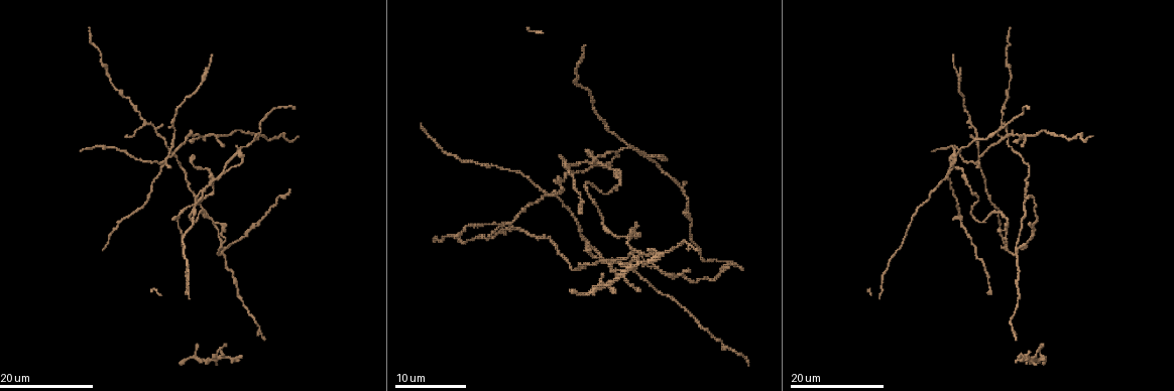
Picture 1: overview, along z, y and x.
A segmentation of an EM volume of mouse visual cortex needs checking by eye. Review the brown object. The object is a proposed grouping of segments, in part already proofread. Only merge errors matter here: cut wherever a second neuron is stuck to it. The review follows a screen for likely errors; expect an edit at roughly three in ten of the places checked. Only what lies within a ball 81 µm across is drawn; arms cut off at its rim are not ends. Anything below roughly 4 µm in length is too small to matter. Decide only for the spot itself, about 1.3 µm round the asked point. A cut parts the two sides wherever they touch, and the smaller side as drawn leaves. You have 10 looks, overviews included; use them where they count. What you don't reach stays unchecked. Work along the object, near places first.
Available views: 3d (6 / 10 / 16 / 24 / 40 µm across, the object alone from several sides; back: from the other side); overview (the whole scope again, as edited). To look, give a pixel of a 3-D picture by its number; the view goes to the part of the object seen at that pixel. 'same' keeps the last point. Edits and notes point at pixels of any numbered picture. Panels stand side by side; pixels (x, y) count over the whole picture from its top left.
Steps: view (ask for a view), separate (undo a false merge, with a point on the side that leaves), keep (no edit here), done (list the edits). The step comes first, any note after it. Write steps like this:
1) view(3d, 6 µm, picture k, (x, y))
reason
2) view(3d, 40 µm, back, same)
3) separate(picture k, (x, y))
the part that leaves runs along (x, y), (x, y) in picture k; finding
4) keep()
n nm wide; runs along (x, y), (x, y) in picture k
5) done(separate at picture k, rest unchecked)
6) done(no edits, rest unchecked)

view(3d, 16 µm, picture 1, (463, 241))
calibre changes

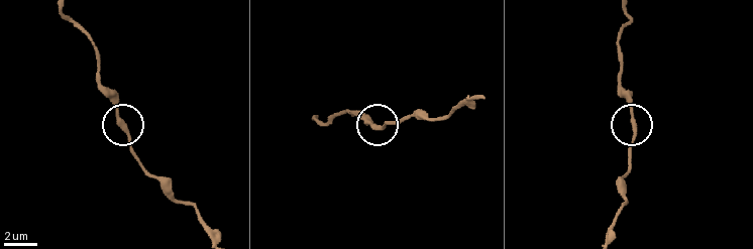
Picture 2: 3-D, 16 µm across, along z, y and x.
view(3d, 6 µm, picture 2, (632, 119))

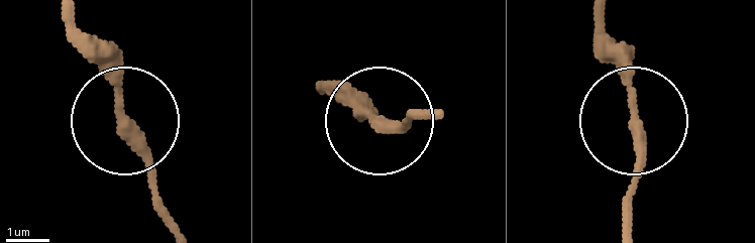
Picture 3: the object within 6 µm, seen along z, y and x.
keep()
260 nm wide; runs along (626, 222), (637, 103), (604, 16) in picture 3; continuous, no second neuron

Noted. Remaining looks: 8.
view(3d, 16 µm, picture 1, (142, 125))
arms part here

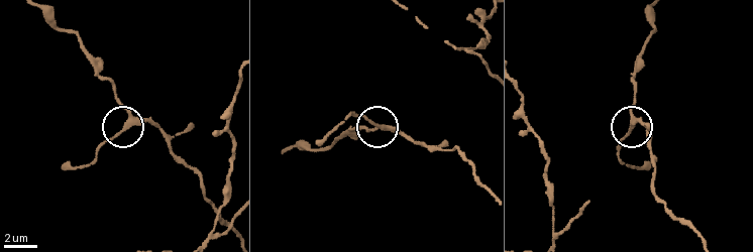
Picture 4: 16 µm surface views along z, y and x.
view(3d, 10 µm, picture 4, (131, 122))
zoom in

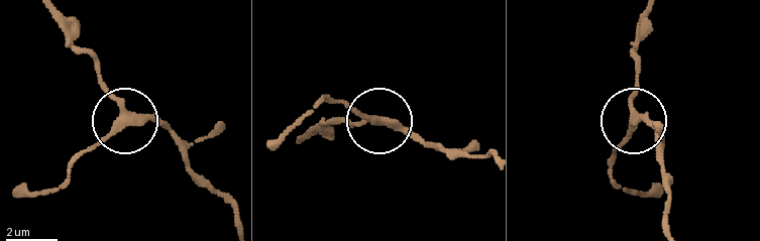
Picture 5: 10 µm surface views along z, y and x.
view(3d, 6 µm, picture 5, (378, 122))
closer look

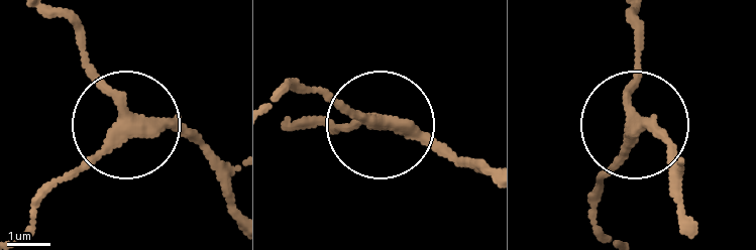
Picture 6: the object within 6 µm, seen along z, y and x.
keep()
3 arms; runs along (681, 209), (674, 154), (645, 122), (595, 205) in picture 6; all the same neuron

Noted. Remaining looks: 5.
view(3d, 24 µm, picture 1, (166, 145))

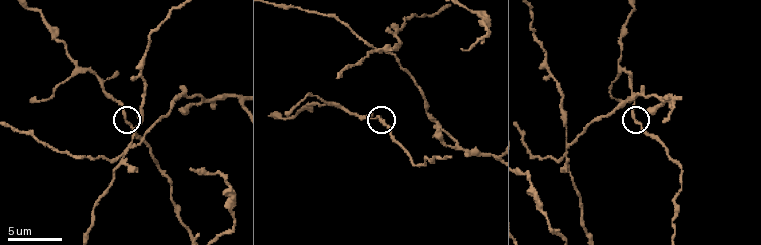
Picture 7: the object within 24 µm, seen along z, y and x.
view(3d, 10 µm, picture 7, (129, 124))

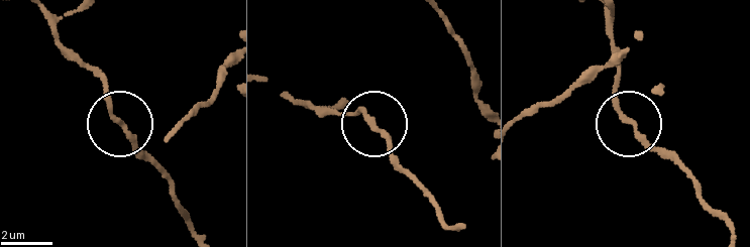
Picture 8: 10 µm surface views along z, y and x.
view(3d, 6 µm, picture 8, (373, 125))

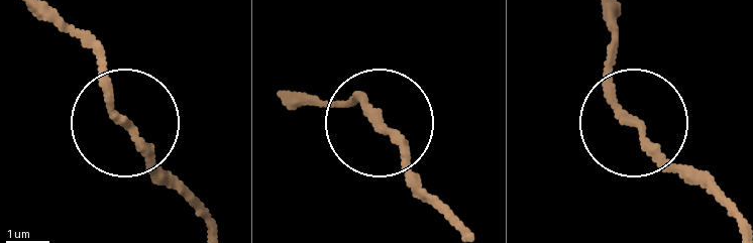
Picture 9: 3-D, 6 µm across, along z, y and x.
keep()
side arm 36 µm; all the same neuron

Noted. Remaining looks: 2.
view(3d, 16 µm, picture 1, (243, 304))
narrows sharply

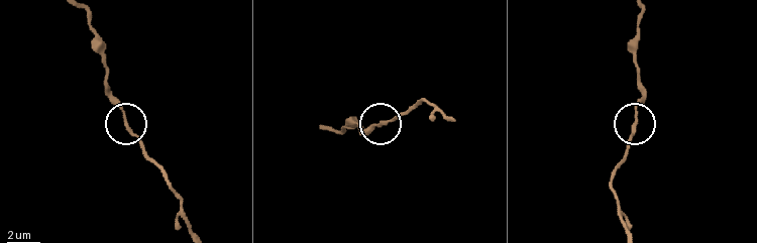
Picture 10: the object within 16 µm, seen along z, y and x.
view(3d, 10 µm, picture 10, (636, 116))

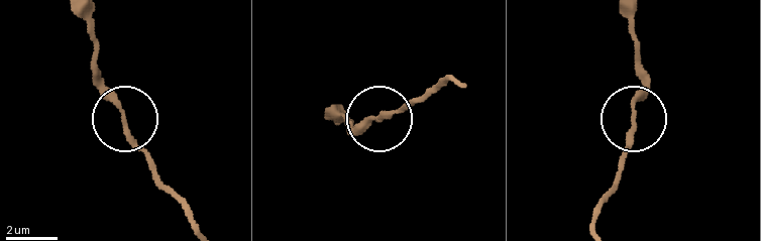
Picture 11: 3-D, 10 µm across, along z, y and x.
keep()
runs along (634, 8), (641, 93), (634, 138), (621, 168) in picture 11; continuous, no second neuron

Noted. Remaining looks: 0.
done(no edits, rest unchecked)

